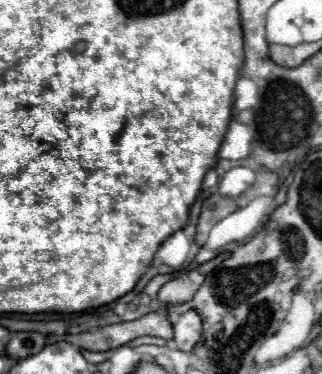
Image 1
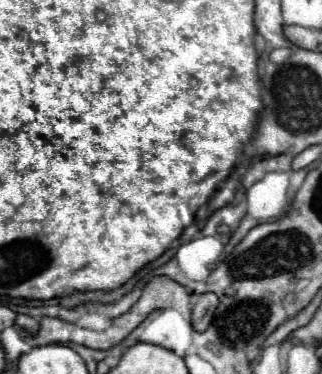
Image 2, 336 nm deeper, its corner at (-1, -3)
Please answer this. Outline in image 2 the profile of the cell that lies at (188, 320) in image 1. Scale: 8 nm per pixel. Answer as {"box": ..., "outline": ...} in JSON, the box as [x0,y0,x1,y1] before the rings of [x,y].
{"box":[191,292,219,332],"outline":[[[211,292],[197,296],[197,304],[193,306],[193,314],[191,314],[191,324],[193,324],[193,328],[197,332],[205,332],[207,330],[207,326],[213,320],[217,302],[219,302],[219,298],[215,294],[211,294]]]}

